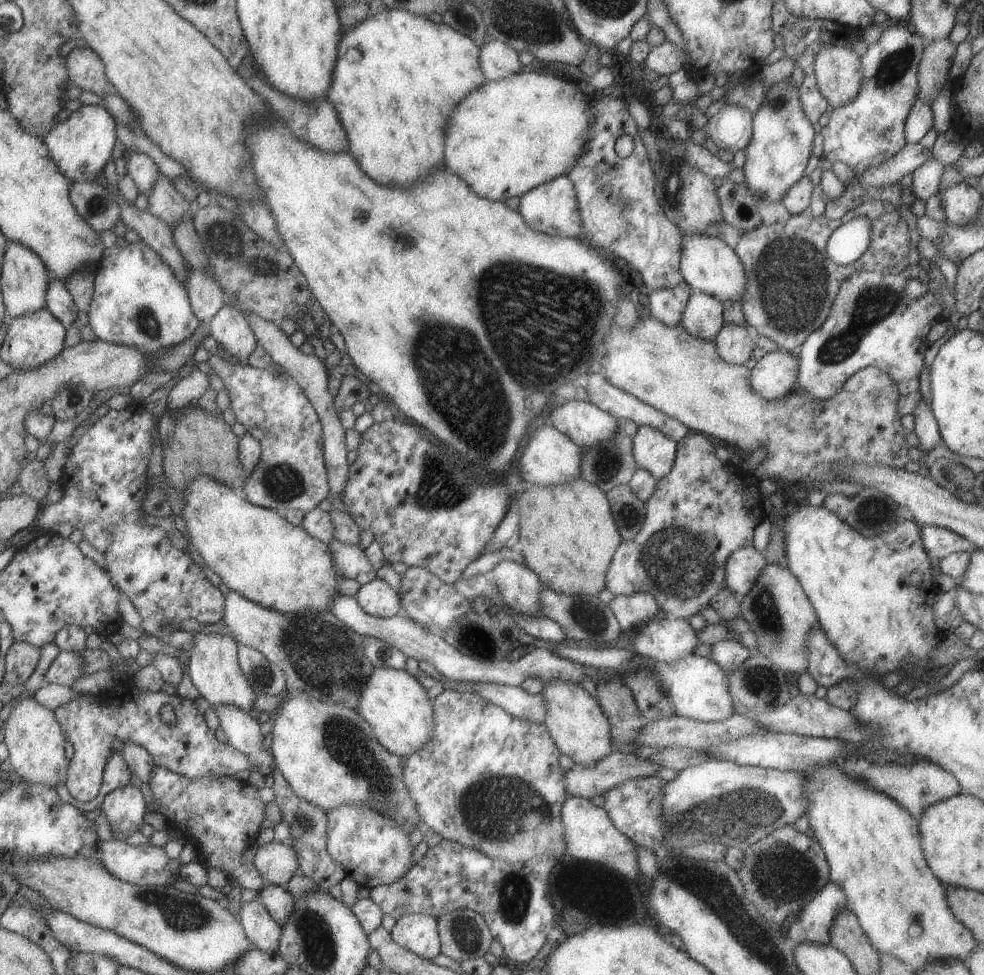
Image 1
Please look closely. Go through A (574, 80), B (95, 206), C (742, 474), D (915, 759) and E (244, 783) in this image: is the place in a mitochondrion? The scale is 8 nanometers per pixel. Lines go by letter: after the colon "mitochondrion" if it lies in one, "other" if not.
A: other
B: mitochondrion
C: other
D: other
E: other

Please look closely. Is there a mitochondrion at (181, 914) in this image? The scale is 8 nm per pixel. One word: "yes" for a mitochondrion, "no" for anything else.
yes

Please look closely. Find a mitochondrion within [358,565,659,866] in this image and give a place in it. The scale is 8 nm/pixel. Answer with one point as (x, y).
(500, 808)

